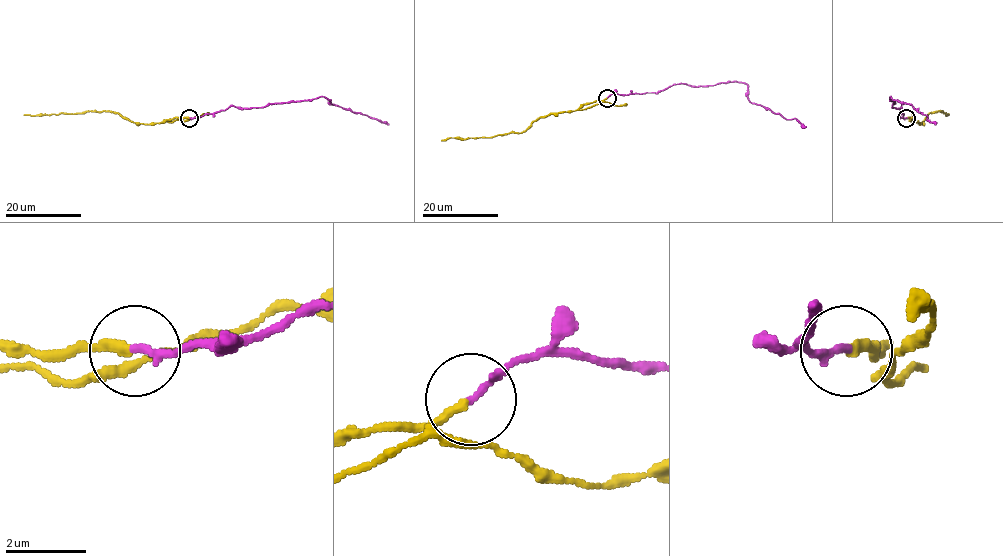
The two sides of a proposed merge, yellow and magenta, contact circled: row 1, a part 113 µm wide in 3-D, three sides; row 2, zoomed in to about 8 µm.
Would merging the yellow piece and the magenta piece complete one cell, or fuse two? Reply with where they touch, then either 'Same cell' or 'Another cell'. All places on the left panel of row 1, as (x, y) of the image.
Place: (189, 118). Same cell

